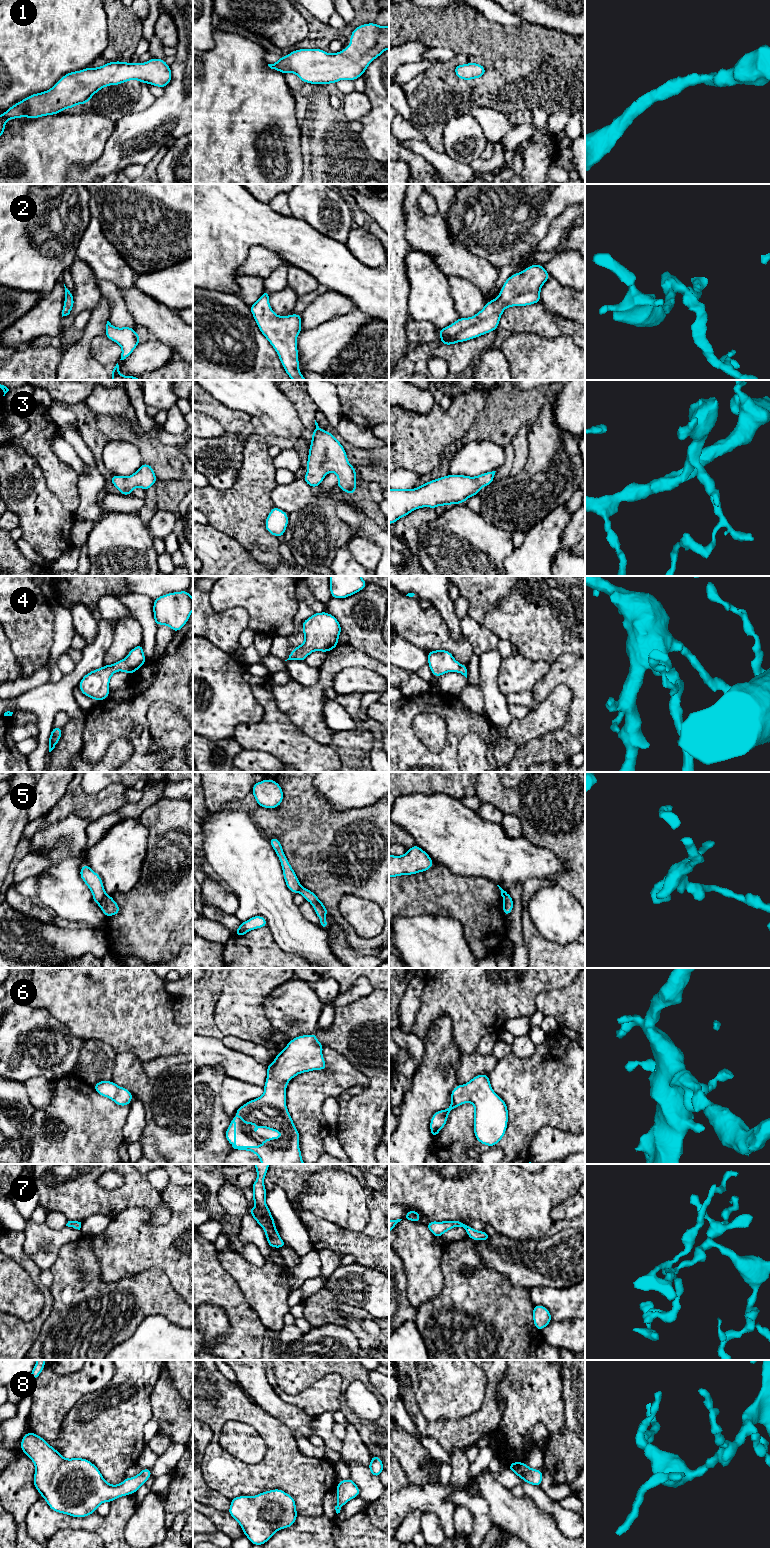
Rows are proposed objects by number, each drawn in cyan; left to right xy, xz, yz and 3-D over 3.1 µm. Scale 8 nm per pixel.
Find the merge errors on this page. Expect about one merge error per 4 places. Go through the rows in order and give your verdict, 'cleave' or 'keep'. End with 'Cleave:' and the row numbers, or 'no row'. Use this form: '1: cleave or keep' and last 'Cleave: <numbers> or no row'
1: keep
2: keep
3: keep
4: keep
5: cleave
6: keep
7: keep
8: keep
Cleave: 5

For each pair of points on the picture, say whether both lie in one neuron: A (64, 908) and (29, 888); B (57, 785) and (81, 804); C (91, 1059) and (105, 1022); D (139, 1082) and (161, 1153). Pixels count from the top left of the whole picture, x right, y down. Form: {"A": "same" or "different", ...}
{"A": "different", "B": "different", "C": "different", "D": "same"}

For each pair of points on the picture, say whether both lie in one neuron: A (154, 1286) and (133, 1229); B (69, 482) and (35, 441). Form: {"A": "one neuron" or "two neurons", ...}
{"A": "two neurons", "B": "one neuron"}

